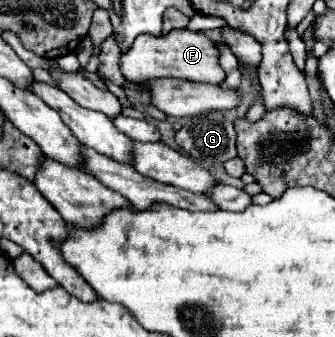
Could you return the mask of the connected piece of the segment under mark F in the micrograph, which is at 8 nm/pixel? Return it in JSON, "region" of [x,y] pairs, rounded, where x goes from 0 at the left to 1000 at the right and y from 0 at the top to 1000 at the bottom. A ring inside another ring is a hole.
{"region":[[[519,86],[478,110],[454,110],[442,98],[406,110],[394,139],[358,163],[358,211],[394,246],[424,246],[466,228],[531,228],[645,252],[675,228],[663,199],[651,193],[651,151],[639,122],[609,98],[567,86]]]}

